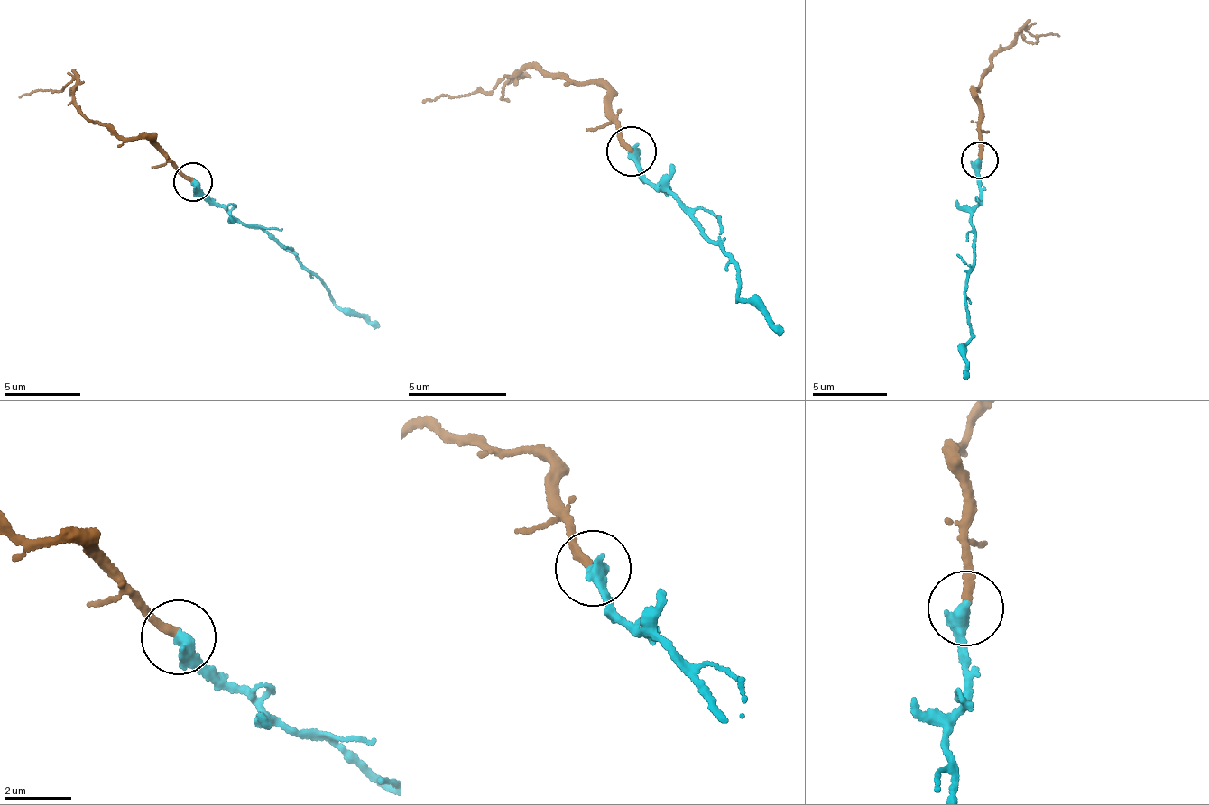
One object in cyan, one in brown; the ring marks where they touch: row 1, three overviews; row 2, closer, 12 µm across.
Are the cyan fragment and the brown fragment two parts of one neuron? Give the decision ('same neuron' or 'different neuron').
same neuron

